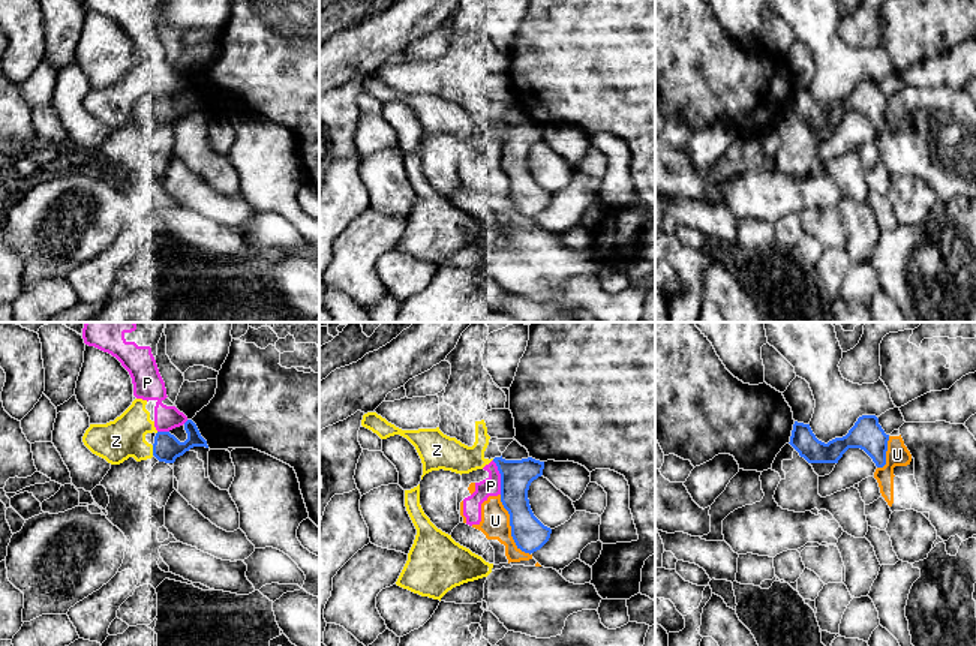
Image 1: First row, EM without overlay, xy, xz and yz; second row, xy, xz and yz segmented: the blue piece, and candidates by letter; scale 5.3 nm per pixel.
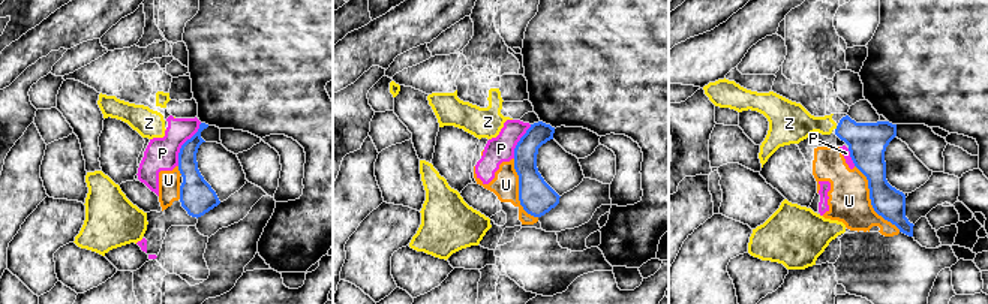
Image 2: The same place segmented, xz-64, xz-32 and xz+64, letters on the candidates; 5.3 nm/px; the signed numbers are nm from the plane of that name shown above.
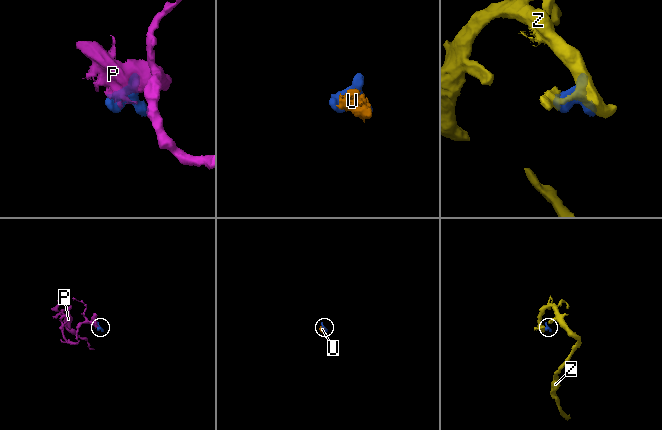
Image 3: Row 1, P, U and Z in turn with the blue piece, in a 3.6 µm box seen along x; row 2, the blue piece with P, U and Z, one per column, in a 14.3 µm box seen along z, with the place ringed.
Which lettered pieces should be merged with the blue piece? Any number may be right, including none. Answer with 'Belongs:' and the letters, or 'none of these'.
Belongs: Z

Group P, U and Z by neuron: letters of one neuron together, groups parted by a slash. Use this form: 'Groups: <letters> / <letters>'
Groups: P U / Z

